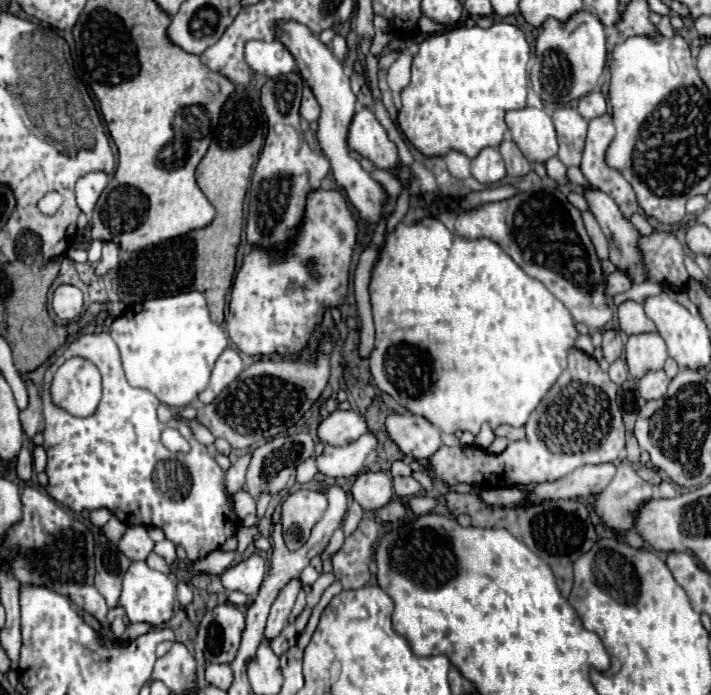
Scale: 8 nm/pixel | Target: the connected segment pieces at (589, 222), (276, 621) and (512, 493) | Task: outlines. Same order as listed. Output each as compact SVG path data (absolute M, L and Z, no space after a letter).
M588 210L582 212L582 220L584 220L584 226L586 226L588 234L590 234L590 240L592 240L594 248L596 248L598 258L600 258L600 260L606 260L606 258L608 258L608 240L606 240L606 236L604 236L602 228L598 226L596 218L594 218Z
M292 578L282 590L280 594L276 596L272 608L270 608L270 616L268 616L268 624L266 624L266 632L264 632L264 638L276 638L280 634L280 630L286 626L288 622L288 616L290 616L290 610L294 606L294 600L298 596L298 592L302 590L302 584L300 584L300 578Z
M484 488L480 496L492 506L520 506L524 504L524 494L520 488Z

